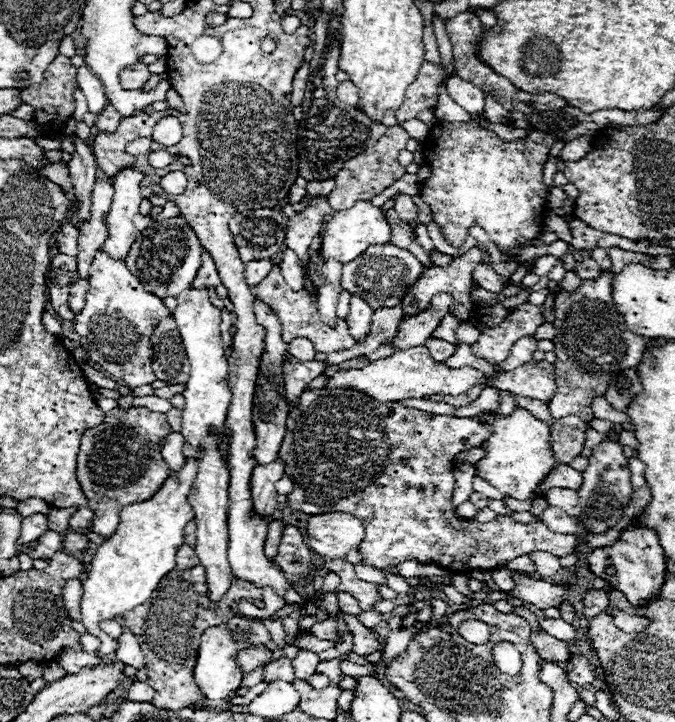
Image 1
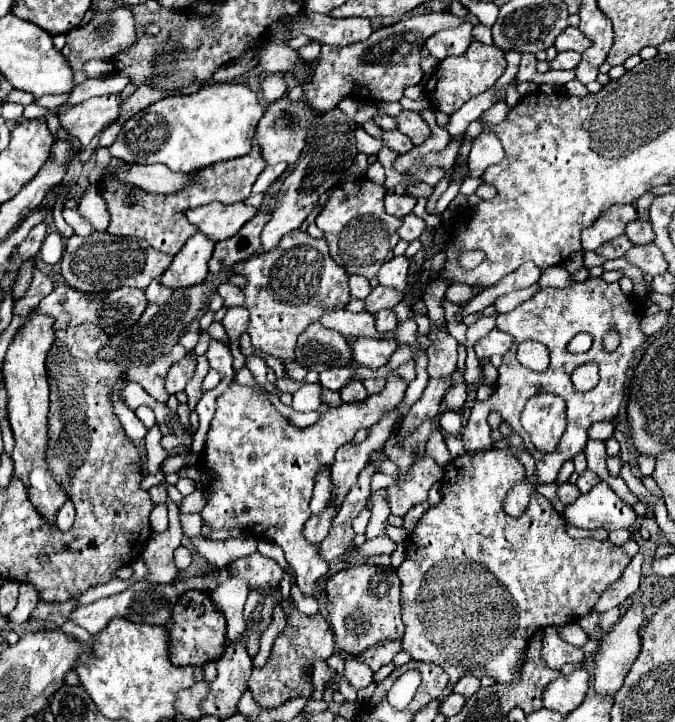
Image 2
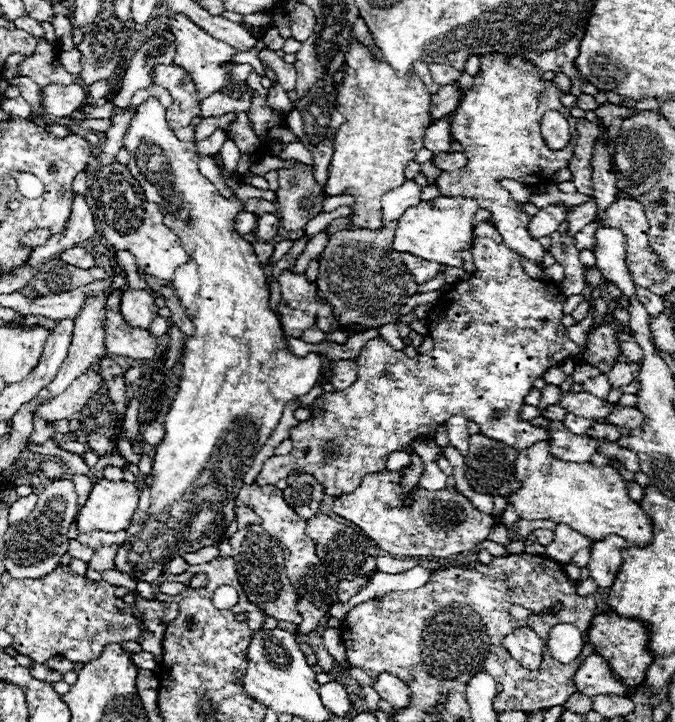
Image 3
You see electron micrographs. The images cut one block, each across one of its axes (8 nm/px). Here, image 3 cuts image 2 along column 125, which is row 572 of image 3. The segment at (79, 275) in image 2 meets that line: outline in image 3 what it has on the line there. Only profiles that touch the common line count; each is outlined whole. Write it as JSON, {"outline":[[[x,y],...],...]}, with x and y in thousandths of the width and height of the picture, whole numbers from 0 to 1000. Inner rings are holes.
{"outline":[[[367,729],[361,734],[353,734],[341,748],[344,762],[347,762],[347,776],[350,776],[350,789],[356,809],[361,814],[361,823],[373,837],[379,837],[394,853],[403,853],[409,859],[444,864],[447,853],[439,845],[441,825],[436,823],[436,812],[430,809],[430,801],[424,798],[424,784],[421,784],[421,765],[412,756],[412,751],[388,734],[388,729]]]}

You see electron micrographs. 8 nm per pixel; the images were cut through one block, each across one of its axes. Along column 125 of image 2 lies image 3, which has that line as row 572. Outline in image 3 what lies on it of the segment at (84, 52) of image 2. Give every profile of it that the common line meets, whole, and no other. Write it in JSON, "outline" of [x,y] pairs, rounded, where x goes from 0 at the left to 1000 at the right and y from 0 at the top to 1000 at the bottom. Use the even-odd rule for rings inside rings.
{"outline":[[[86,665],[65,673],[65,679],[56,684],[56,698],[50,709],[24,723],[15,726],[9,737],[9,756],[6,756],[6,784],[9,792],[21,801],[62,801],[86,787],[92,770],[101,765],[104,745],[98,742],[104,726],[110,723],[116,712],[116,687],[110,679],[107,665]]]}

